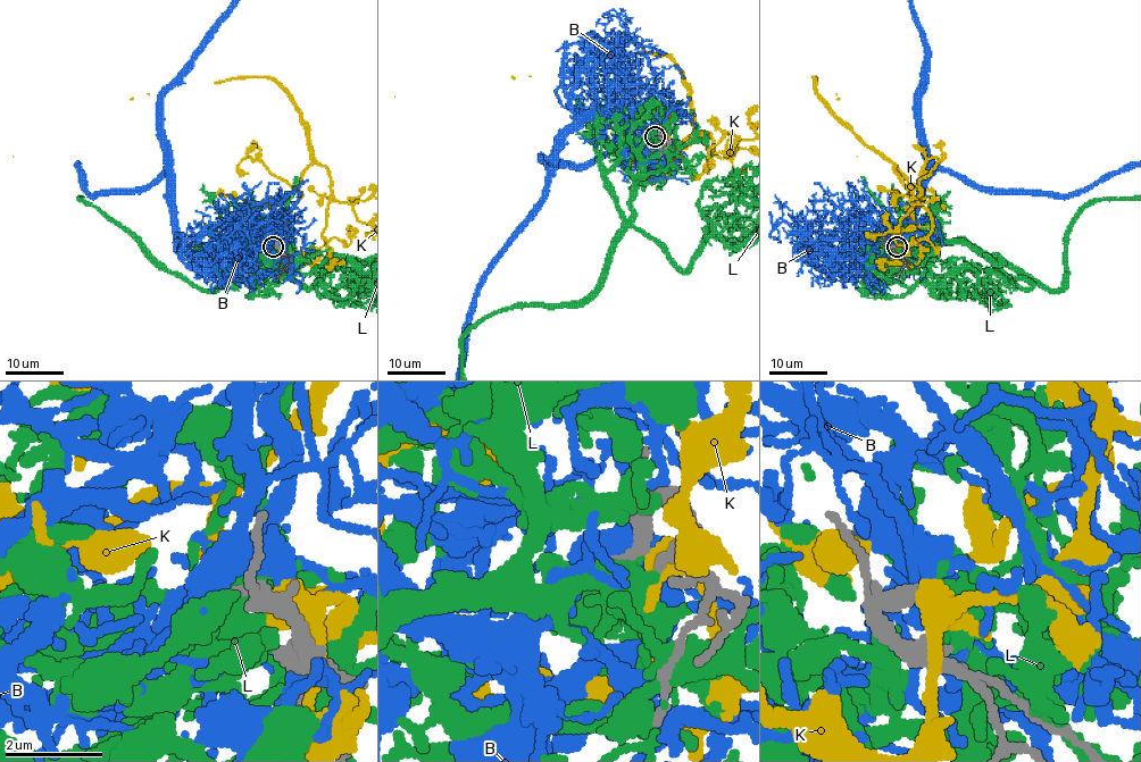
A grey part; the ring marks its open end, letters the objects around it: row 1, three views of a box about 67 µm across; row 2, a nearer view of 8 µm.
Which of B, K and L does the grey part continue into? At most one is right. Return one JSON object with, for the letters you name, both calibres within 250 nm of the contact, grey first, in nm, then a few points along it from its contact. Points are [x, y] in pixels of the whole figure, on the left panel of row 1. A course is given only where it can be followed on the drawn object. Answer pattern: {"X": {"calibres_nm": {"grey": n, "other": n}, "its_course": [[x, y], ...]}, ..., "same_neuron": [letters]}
{"B": {"calibres_nm": {"grey": 320, "other": 500}}, "same_neuron": ["B"]}

